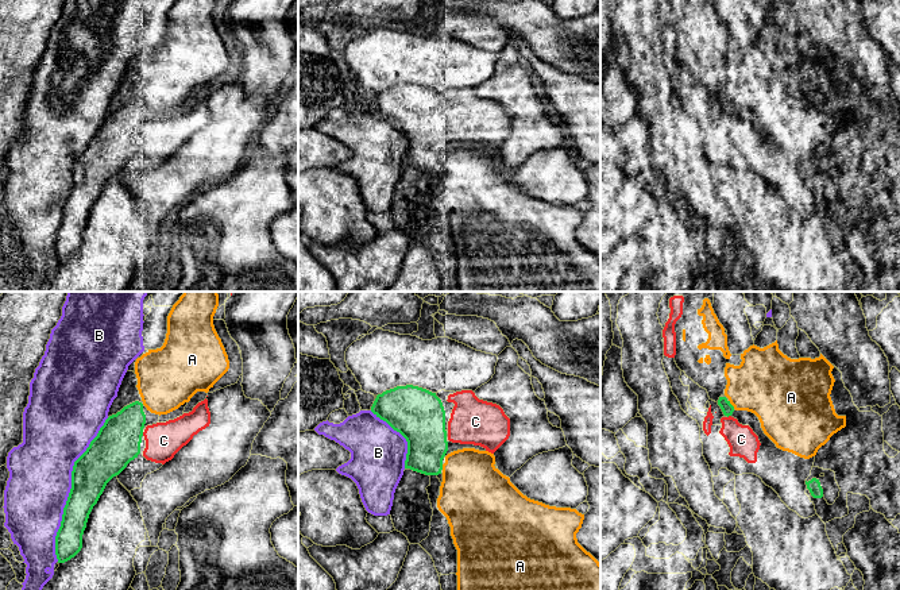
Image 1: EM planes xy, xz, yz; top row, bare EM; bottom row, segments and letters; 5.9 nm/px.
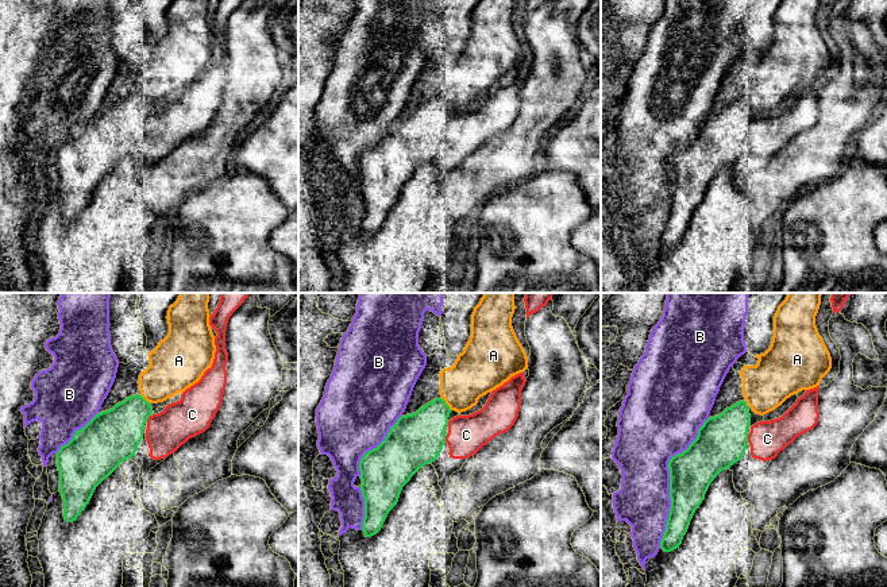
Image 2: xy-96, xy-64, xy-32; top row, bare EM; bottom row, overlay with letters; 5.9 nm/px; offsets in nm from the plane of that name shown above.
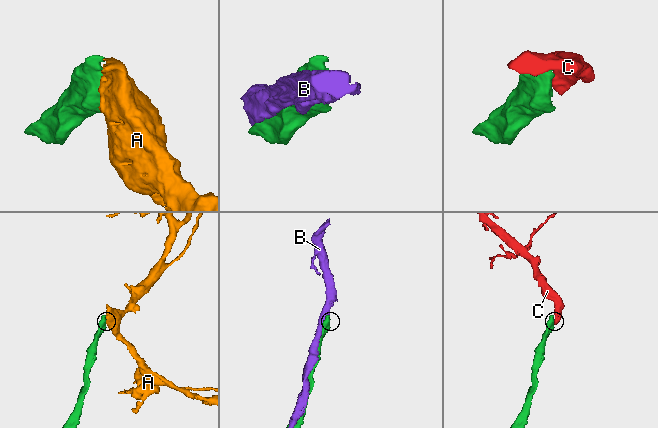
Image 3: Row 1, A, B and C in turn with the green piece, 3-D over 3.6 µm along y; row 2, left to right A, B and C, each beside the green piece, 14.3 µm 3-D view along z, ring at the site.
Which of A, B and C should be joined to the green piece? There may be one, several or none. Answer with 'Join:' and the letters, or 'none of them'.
Join: C

